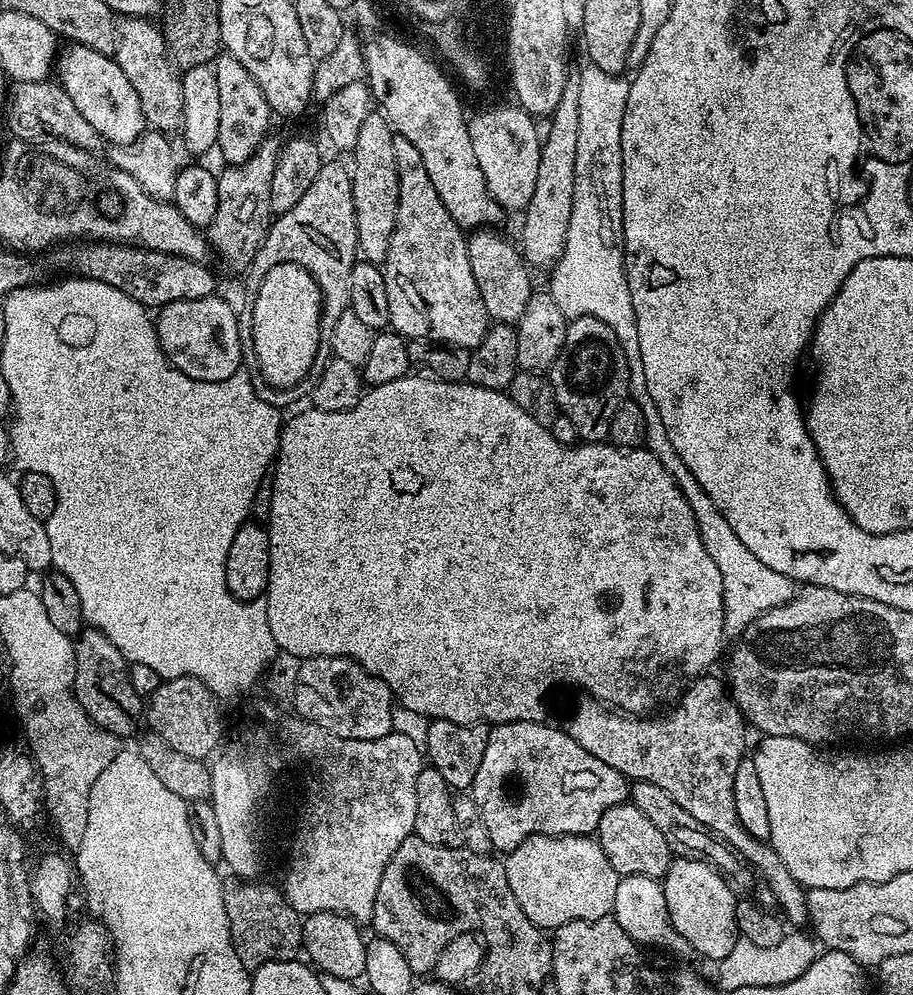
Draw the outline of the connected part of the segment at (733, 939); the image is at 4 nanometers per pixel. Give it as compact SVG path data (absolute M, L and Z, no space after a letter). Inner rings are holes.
M676 858L662 877L666 906L674 930L686 938L689 949L712 962L718 962L734 950L738 939L736 930L736 902L733 885L708 863L699 858Z

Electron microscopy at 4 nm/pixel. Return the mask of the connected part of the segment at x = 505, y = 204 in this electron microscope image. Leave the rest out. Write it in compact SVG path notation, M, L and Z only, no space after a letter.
M509 102L501 108L488 108L476 117L468 120L470 143L474 145L474 154L478 158L478 166L482 166L482 174L486 178L486 186L490 194L498 201L500 207L509 213L519 213L530 202L534 195L534 182L538 182L538 162L540 161L541 133L536 133L537 121L529 116L523 108Z

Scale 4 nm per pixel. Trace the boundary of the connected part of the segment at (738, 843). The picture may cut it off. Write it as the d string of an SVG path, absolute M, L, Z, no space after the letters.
M705 674L696 677L688 685L683 696L678 703L665 716L652 714L647 718L641 718L636 714L625 714L619 710L613 710L605 706L599 700L584 698L584 701L572 712L572 717L566 723L566 730L582 750L594 754L598 762L606 762L606 766L614 766L629 781L654 782L654 786L662 786L682 810L694 814L698 822L714 835L726 841L743 858L747 864L751 864L755 875L764 879L766 887L772 891L772 896L776 899L775 907L782 913L783 919L792 926L804 926L808 924L808 893L804 885L786 870L782 858L773 850L771 843L756 840L742 826L738 818L738 810L734 806L734 774L738 766L746 758L744 752L744 728L746 721L744 715L740 713L740 708L736 701L732 699L731 691L726 687L725 681L713 674Z

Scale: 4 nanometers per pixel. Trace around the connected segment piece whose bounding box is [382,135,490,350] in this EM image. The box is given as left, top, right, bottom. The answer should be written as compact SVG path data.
M394 135L394 166L398 166L398 216L382 265L386 302L390 302L388 322L391 331L405 338L427 338L451 344L454 348L476 348L488 333L490 321L486 306L482 306L482 294L478 294L478 282L474 282L474 270L470 270L465 229L456 224L454 218L450 218L450 210L442 206L438 190L434 190L434 182L430 182L430 174L426 174L426 162L422 162L422 154L418 154L414 142L406 142L404 136Z

